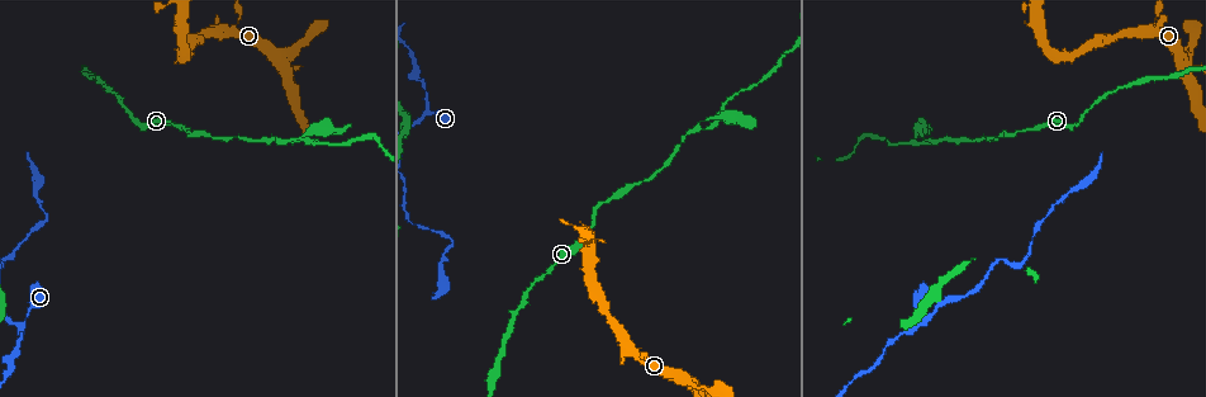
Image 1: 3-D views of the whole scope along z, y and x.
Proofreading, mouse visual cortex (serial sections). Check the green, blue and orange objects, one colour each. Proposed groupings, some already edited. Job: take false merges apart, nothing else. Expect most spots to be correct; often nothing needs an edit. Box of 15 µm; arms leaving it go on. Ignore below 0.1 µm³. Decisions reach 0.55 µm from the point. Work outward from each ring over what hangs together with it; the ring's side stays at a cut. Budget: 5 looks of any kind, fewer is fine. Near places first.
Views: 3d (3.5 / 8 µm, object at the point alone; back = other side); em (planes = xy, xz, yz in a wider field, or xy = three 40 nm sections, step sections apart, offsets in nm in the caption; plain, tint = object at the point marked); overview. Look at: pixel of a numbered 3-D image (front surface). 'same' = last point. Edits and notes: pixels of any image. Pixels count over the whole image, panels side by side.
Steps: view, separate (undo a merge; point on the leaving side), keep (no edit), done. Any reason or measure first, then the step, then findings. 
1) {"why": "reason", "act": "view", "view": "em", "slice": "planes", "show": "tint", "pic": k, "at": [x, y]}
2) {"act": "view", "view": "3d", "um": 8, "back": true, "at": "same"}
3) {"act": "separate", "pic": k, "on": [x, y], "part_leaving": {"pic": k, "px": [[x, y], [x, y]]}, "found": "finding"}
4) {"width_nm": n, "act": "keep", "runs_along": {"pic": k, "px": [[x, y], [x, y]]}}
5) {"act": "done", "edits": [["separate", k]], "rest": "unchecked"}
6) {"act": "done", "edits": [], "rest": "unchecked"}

{"why": "sudden change in width", "act": "view", "view": "3d", "um": 3.5, "pic": 1, "at": [285, 54]}

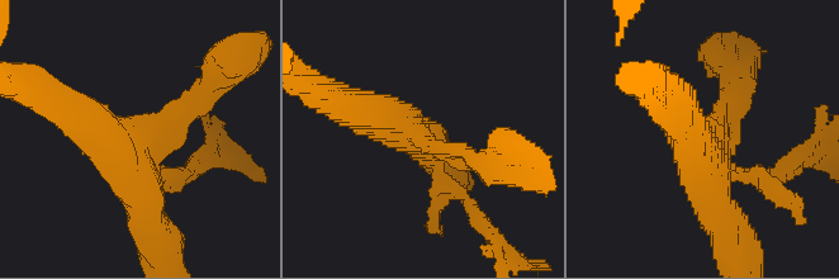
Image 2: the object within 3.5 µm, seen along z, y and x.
{"act": "view", "view": "em", "slice": "xy", "step": 2, "show": "tint", "pic": 2, "at": [425, 142]}

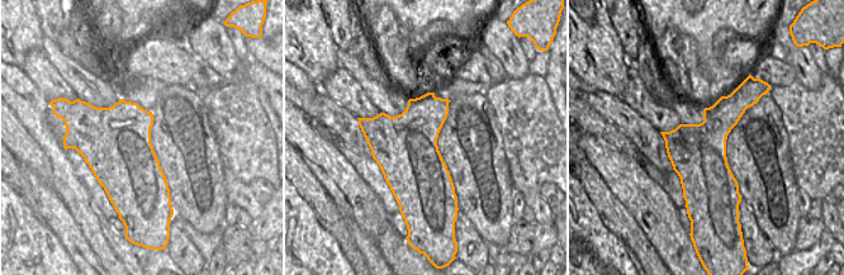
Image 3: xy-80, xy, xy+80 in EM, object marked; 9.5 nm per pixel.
{"width_nm": 600, "act": "keep", "runs_along": {"pic": 2, "px": [[58, 98], [129, 164], [152, 230]]}, "found": "continuous, no second cell"}

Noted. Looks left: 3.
{"why": "narrows sharply", "act": "view", "view": "3d", "um": 3.5, "pic": 1, "at": [698, 128]}

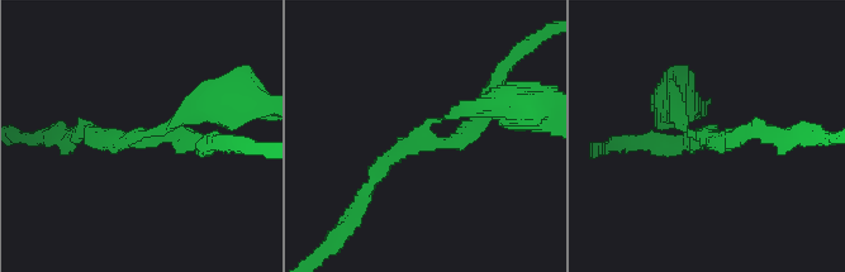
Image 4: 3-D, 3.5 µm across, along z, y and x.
{"arms": 3, "arm_widths_nm": [200, 200, 200], "why": "need the tissue", "act": "view", "view": "em", "slice": "xy", "step": 1, "show": "tint", "pic": 4, "at": [709, 139]}

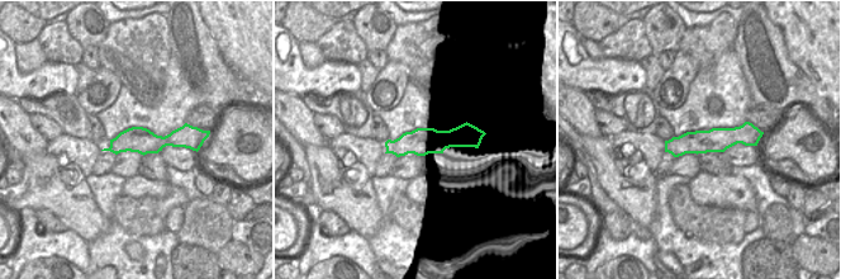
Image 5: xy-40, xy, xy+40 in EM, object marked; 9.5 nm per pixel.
{"act": "keep", "runs_along": {"pic": 4, "px": [[365, 190], [431, 122], [485, 105]]}, "found": "continuous, no second cell"}

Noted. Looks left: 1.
{"act": "done", "edits": [], "rest": "unchecked"}

